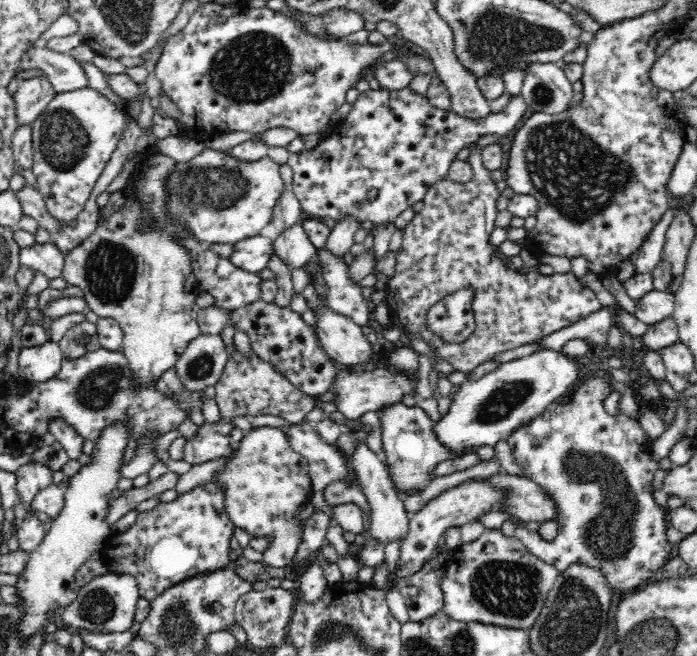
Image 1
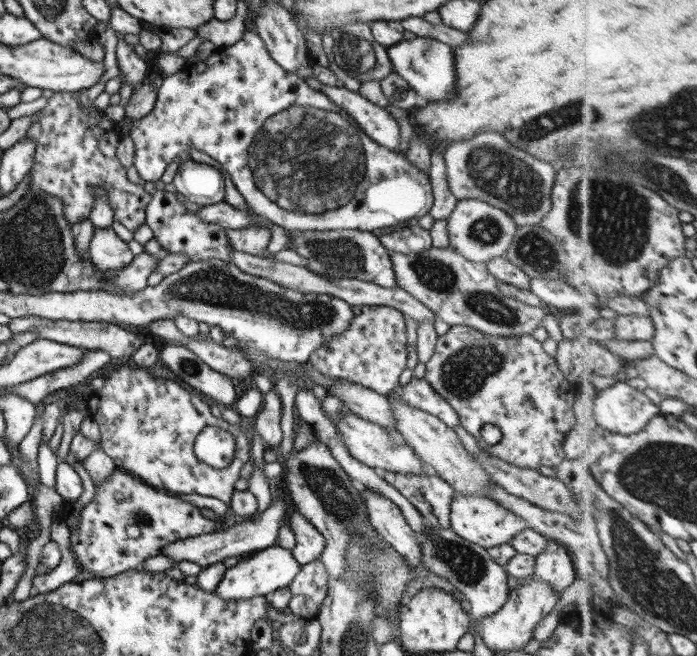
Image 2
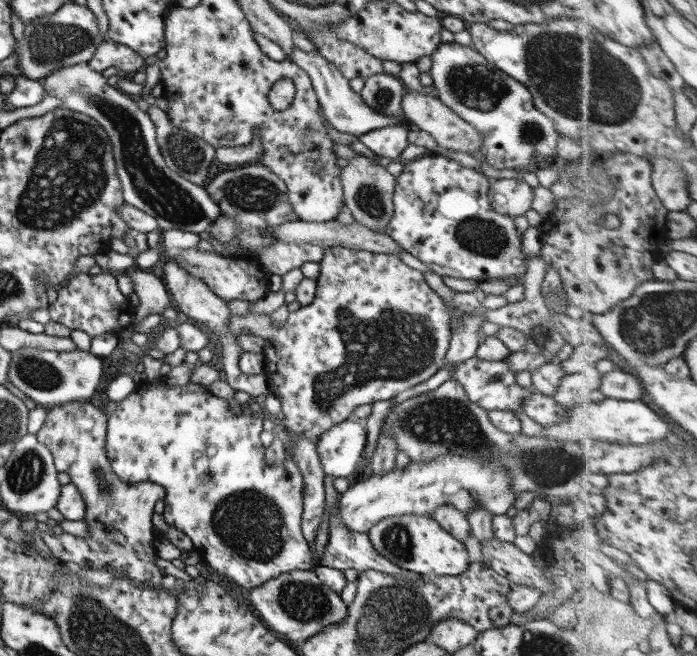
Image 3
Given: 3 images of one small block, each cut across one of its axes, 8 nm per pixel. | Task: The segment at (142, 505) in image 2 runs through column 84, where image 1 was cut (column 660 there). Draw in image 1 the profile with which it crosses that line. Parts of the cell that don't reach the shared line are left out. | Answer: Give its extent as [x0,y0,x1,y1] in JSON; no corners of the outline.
[508,378,675,593]

